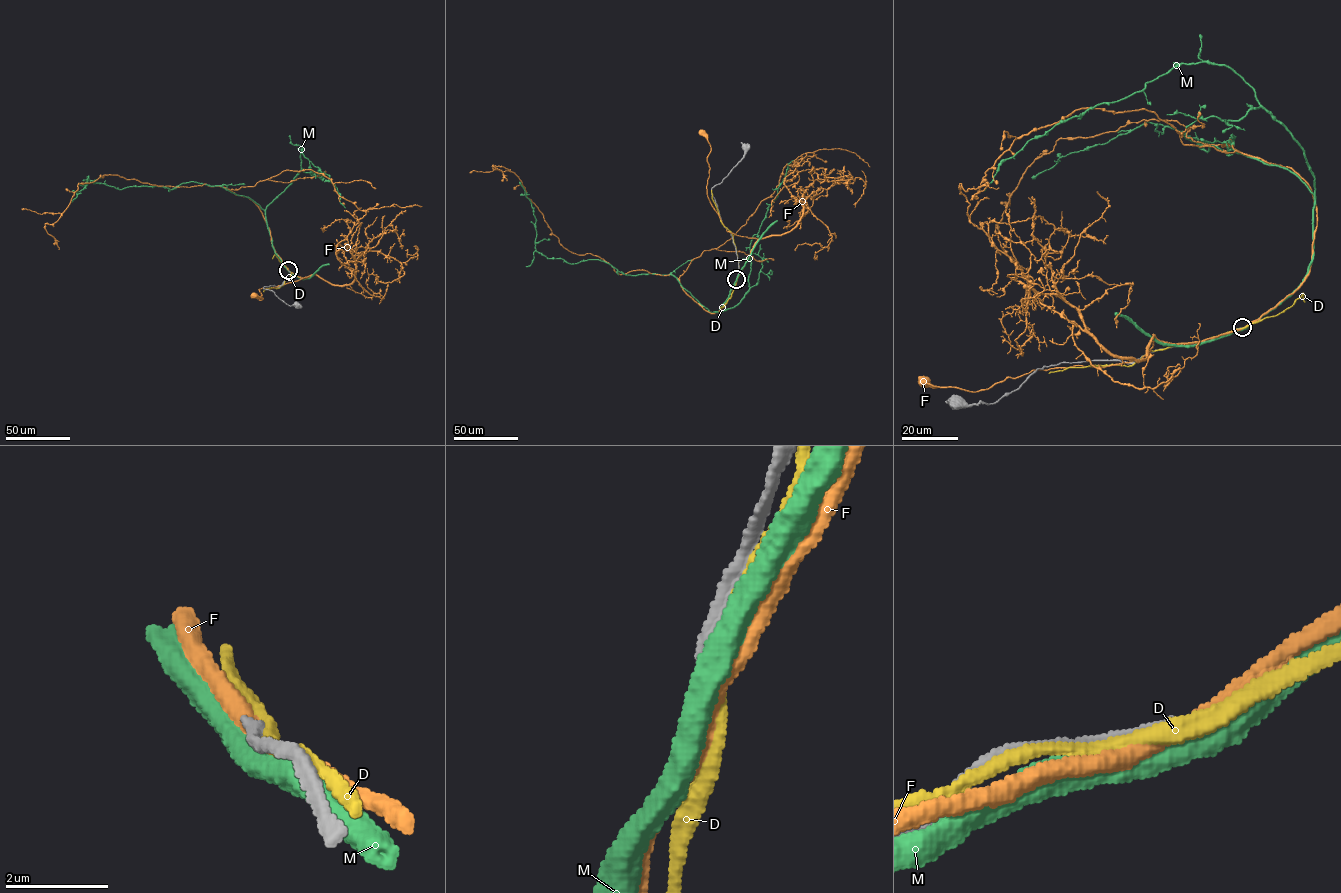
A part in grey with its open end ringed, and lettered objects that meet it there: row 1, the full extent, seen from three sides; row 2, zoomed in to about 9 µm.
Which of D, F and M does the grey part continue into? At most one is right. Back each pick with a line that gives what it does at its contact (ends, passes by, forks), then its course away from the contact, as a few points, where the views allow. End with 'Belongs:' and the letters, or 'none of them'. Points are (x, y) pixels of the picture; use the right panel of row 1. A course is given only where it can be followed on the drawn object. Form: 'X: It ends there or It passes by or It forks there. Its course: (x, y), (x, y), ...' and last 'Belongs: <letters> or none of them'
Belongs: none of them

